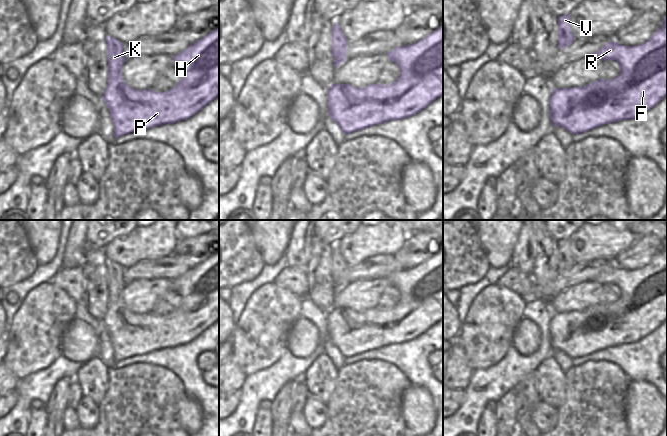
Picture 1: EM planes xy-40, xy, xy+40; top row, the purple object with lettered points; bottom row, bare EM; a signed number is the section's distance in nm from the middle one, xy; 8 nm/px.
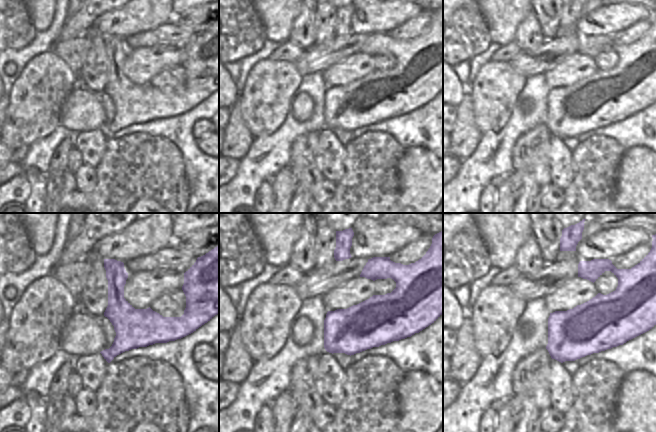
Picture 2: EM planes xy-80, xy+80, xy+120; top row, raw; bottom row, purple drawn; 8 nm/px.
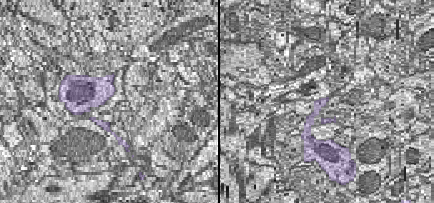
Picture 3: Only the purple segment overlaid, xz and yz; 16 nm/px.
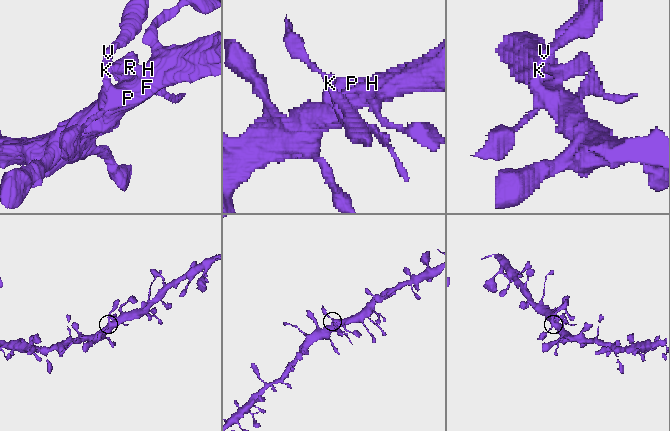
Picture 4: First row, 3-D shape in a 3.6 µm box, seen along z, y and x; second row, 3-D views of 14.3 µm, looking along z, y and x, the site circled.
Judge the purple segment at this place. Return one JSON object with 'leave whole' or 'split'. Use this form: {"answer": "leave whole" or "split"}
{"answer": "leave whole"}

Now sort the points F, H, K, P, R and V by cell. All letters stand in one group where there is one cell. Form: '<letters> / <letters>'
F H K P R V

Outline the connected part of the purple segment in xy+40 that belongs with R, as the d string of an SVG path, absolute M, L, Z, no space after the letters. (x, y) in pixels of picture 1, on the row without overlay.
M667 239L664 240L662 249L643 268L623 270L617 266L607 266L592 281L603 286L605 284L615 284L620 289L620 297L611 304L600 302L587 310L552 312L550 321L552 350L561 350L571 358L581 358L605 348L637 342L656 330L667 320Z

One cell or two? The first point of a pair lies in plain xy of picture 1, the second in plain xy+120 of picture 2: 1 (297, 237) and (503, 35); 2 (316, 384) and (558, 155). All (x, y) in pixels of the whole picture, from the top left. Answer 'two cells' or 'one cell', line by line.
1: two cells
2: one cell

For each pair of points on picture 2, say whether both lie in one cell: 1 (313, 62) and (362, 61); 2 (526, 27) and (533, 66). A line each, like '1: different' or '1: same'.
1: different
2: different

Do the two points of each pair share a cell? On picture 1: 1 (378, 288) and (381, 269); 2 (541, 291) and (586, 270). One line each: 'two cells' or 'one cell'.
1: two cells
2: one cell

